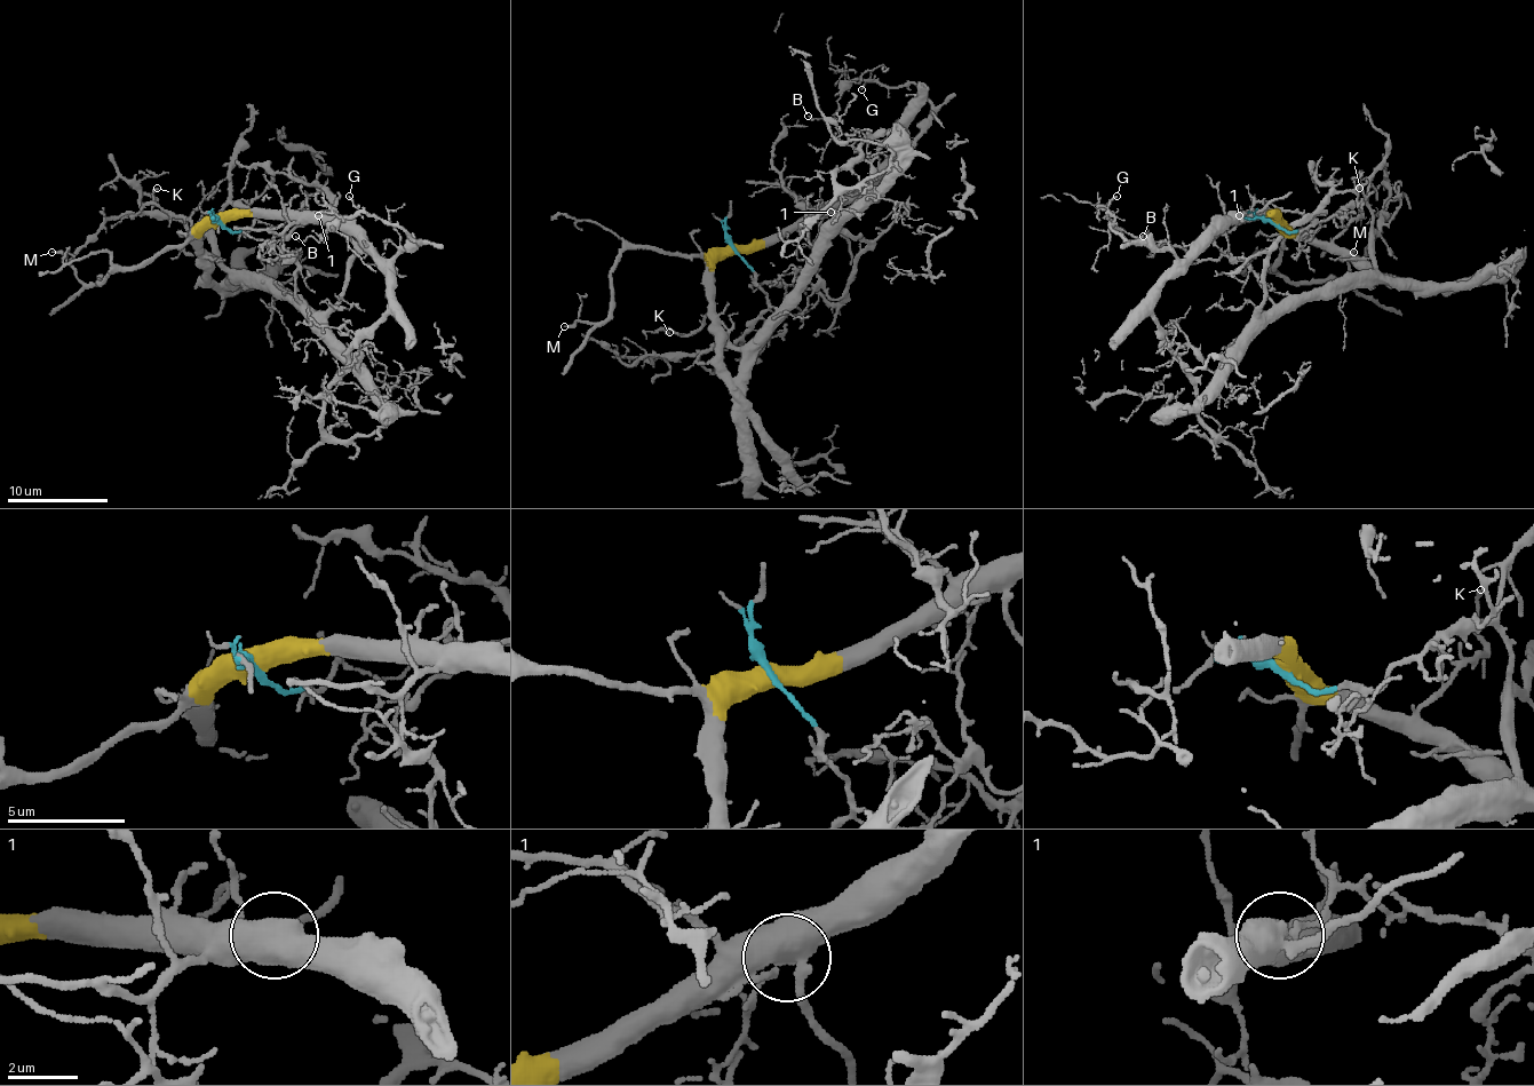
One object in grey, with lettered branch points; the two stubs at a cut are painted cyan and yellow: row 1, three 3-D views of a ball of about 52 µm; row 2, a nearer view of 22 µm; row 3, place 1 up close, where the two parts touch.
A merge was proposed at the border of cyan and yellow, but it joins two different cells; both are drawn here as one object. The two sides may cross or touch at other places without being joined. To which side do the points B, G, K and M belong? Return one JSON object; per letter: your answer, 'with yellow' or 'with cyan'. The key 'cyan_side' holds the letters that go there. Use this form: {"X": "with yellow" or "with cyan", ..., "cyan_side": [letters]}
{"B": "with yellow", "G": "with yellow", "K": "with yellow", "M": "with yellow", "cyan_side": []}

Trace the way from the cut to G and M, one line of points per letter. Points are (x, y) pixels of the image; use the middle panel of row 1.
G: (733, 247), (773, 244), (836, 212), (920, 133), (930, 100), (913, 82), (888, 87), (869, 80), (861, 90)
M: (733, 247), (694, 254), (629, 250), (621, 254), (611, 272), (611, 312), (596, 323), (575, 320), (563, 325)

